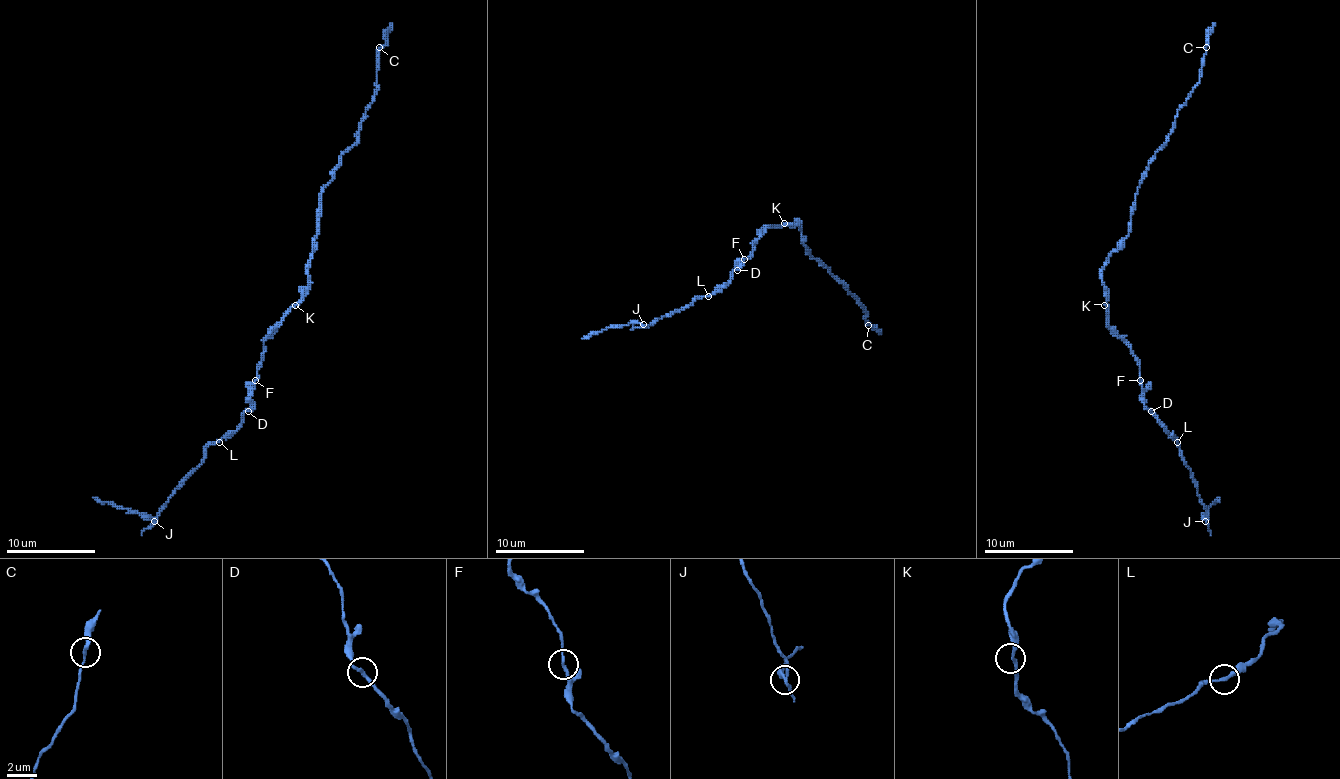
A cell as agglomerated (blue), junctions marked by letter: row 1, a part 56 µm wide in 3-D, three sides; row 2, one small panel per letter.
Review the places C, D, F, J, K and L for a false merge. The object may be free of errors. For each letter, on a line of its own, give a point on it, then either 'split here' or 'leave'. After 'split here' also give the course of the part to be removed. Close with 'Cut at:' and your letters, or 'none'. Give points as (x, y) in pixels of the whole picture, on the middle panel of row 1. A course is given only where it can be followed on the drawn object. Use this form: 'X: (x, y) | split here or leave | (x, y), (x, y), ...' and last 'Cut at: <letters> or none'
C: (868, 325) | leave
D: (737, 270) | leave
F: (744, 259) | leave
J: (643, 324) | split here | (644, 325), (611, 325), (582, 338)
K: (784, 223) | leave
L: (708, 296) | leave
Cut at: J

